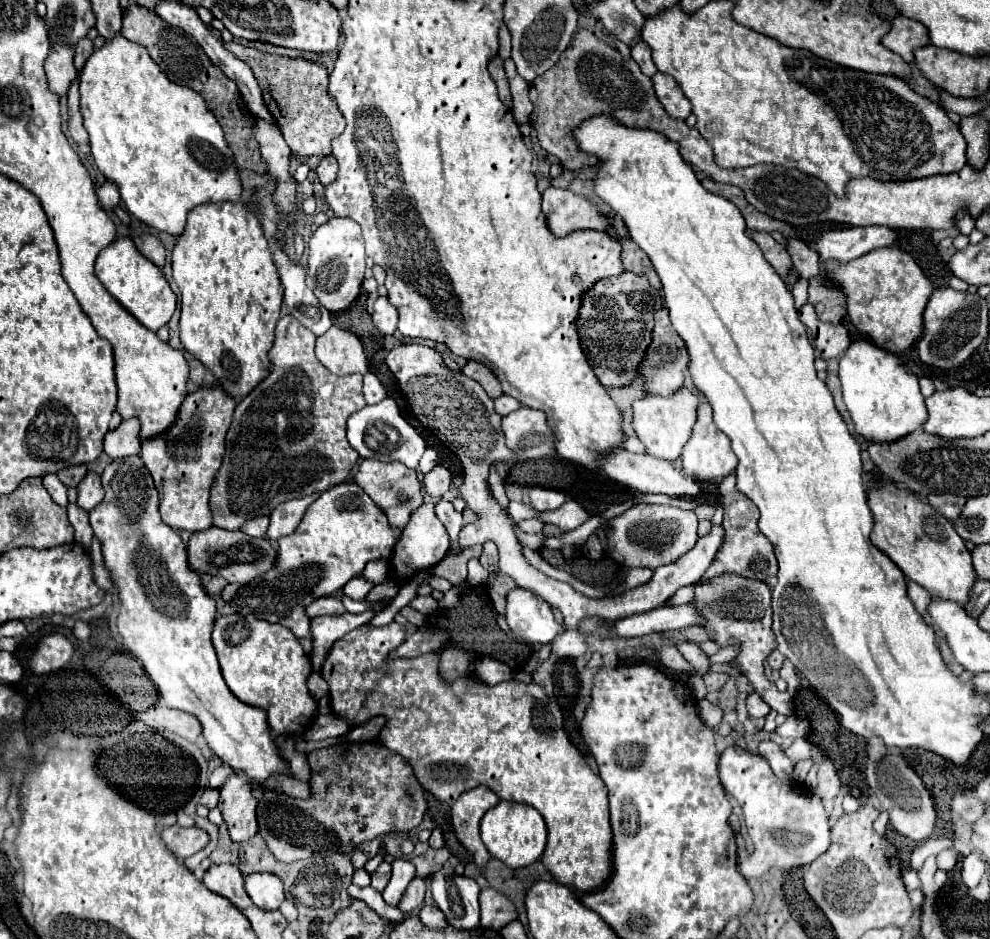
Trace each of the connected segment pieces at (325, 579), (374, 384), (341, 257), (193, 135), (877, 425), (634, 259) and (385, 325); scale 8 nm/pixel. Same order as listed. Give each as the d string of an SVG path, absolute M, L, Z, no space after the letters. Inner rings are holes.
M355 482L337 484L337 486L321 492L321 496L313 504L309 504L301 524L297 526L297 530L293 534L277 540L277 562L275 562L277 570L267 570L265 574L259 576L259 580L251 580L247 584L231 582L221 590L221 598L229 606L233 606L239 614L251 614L259 620L287 626L297 638L311 638L311 630L309 630L311 620L305 614L305 608L313 600L331 596L333 592L341 590L351 578L361 576L367 562L381 560L381 558L389 560L393 554L393 548L399 540L399 534L401 534L401 530L397 530L389 524L383 510ZM303 566L315 566L319 570L299 570Z
M371 372L365 374L365 380L363 380L363 394L365 394L367 404L377 404L377 402L381 402L381 400L387 396L383 384L381 384L379 378L377 378L375 374L371 374Z
M331 218L319 226L309 240L309 264L307 264L307 286L315 292L319 302L329 312L345 310L359 294L364 280L366 251L363 246L361 228L349 218Z
M119 36L115 42L105 42L101 50L95 50L89 56L81 72L81 114L85 130L89 132L95 164L107 180L119 186L123 204L143 224L171 236L181 236L187 212L199 204L229 200L247 204L255 214L261 212L255 196L241 198L243 186L233 152L223 138L215 114L207 108L201 94L171 82L151 56L143 52L141 46L127 42L127 38Z
M857 340L839 360L839 378L843 400L855 424L855 434L869 442L895 442L927 420L925 398L919 392L919 382L913 372L907 372L899 358L877 348L867 340Z
M609 228L607 232L611 234L611 238L619 240L621 246L623 246L623 264L625 264L625 270L627 272L633 272L633 274L639 274L639 276L647 276L649 282L653 286L657 286L657 290L659 290L661 288L661 282L659 282L659 276L657 276L655 268L651 266L651 260L647 258L647 254L639 246L635 246L633 240L619 238L613 228Z
M377 298L371 318L381 334L393 334L397 330L397 310L389 304L387 298Z

